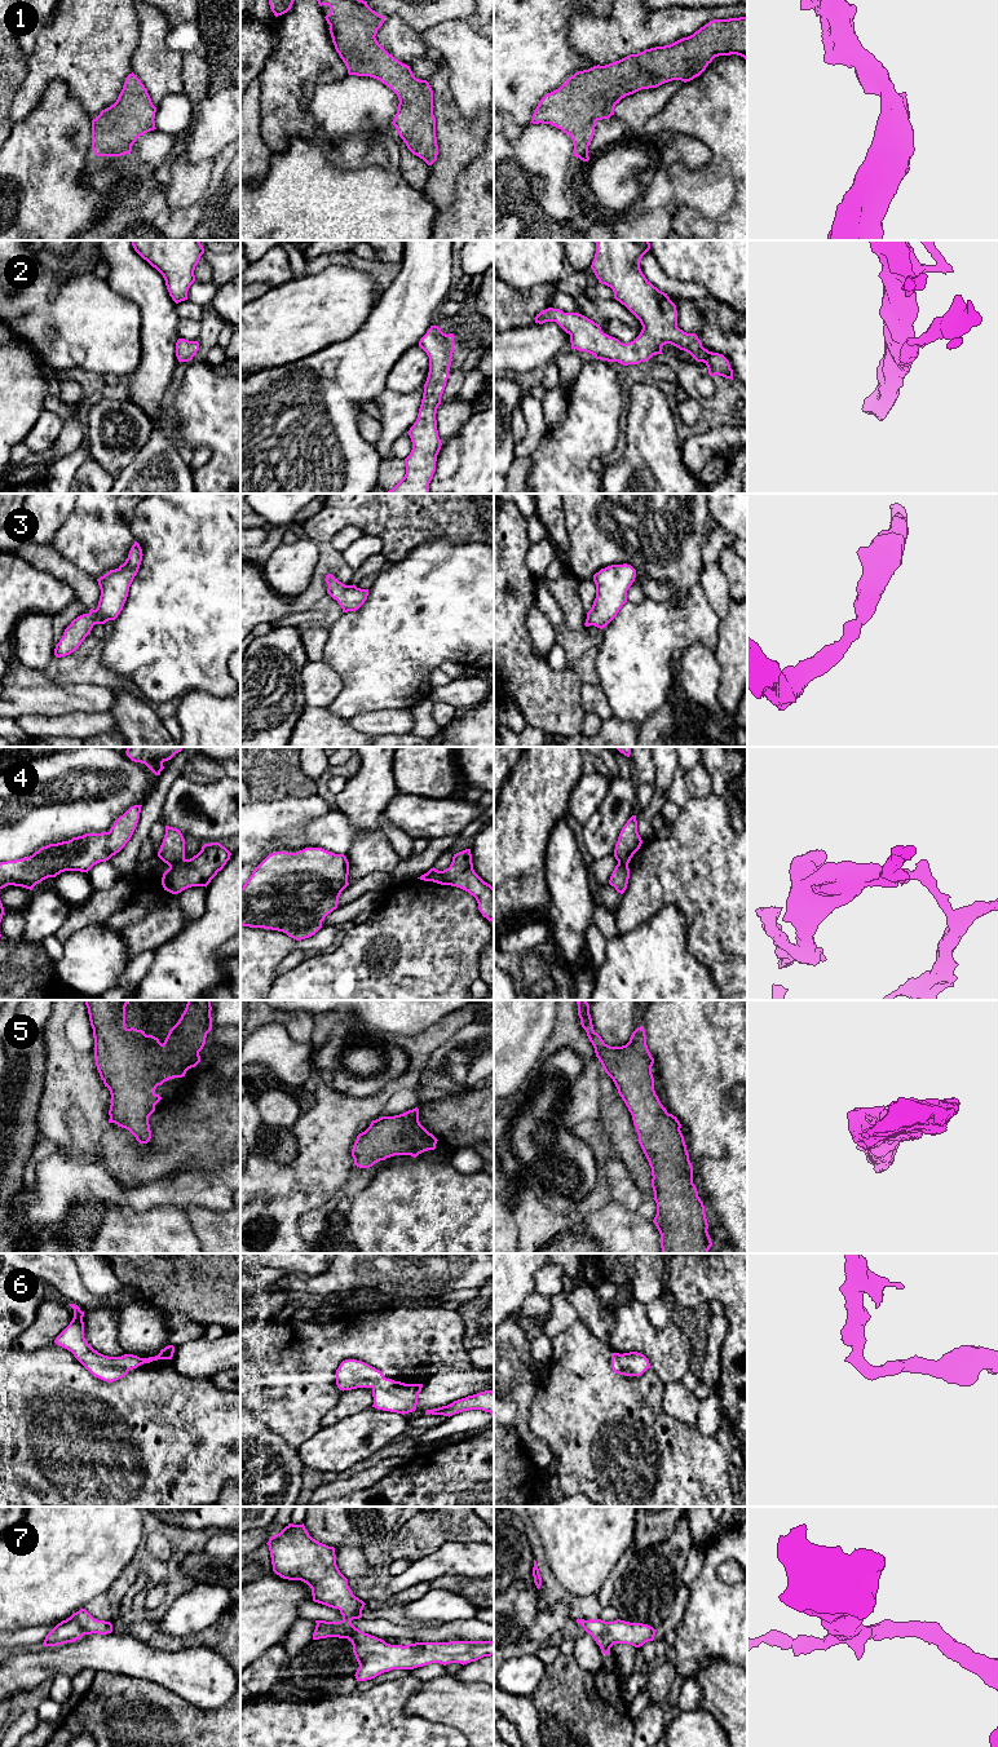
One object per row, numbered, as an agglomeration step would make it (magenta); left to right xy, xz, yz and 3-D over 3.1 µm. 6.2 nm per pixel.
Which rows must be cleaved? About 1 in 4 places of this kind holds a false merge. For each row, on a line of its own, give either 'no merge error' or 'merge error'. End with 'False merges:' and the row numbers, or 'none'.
1: no merge error
2: no merge error
3: no merge error
4: merge error
5: no merge error
6: no merge error
7: no merge error
False merges: 4

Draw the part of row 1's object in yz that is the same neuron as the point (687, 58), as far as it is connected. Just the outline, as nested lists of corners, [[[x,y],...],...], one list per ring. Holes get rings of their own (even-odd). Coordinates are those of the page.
[[[747,17],[714,19],[693,35],[670,45],[645,49],[605,66],[578,71],[556,90],[546,94],[534,110],[533,124],[551,124],[569,134],[574,156],[588,162],[588,146],[597,120],[614,115],[614,107],[626,96],[641,89],[657,88],[672,80],[684,83],[699,76],[715,57],[737,54],[747,61]]]

